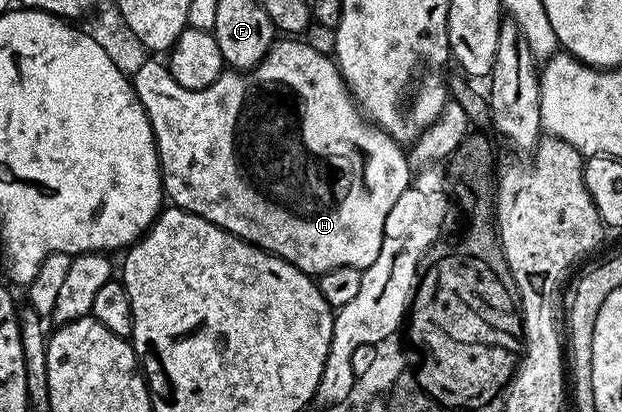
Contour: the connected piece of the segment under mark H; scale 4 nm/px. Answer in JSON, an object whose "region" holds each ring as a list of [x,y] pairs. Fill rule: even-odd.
{"region":[[[278,39],[270,46],[270,50],[266,53],[266,58],[254,66],[253,69],[245,71],[224,71],[216,79],[216,83],[212,83],[203,89],[189,89],[188,87],[180,87],[180,83],[176,83],[176,79],[172,79],[169,68],[165,64],[162,65],[161,60],[150,59],[154,61],[146,61],[139,67],[135,73],[132,73],[132,84],[136,95],[140,99],[140,103],[144,107],[144,111],[148,115],[148,119],[152,123],[152,131],[154,132],[154,142],[158,148],[158,166],[162,172],[162,188],[165,196],[170,197],[175,206],[179,209],[187,209],[190,213],[200,215],[204,219],[208,219],[212,223],[216,223],[222,229],[226,229],[229,233],[234,233],[237,237],[243,237],[245,241],[249,241],[251,245],[258,246],[259,249],[265,249],[268,253],[274,253],[277,257],[283,257],[289,265],[294,265],[302,273],[309,273],[311,275],[321,275],[327,273],[332,267],[356,267],[364,270],[372,263],[376,263],[376,255],[380,255],[380,247],[384,239],[384,223],[388,219],[388,211],[392,211],[392,203],[396,203],[396,199],[400,199],[400,195],[404,195],[404,191],[410,185],[412,180],[412,168],[406,162],[406,153],[399,142],[390,138],[384,130],[378,128],[377,125],[371,123],[364,116],[361,109],[358,107],[358,102],[350,95],[350,88],[346,86],[345,79],[342,78],[342,72],[339,71],[333,56],[321,53],[318,49],[313,49],[310,45],[305,45],[302,39]]]}

